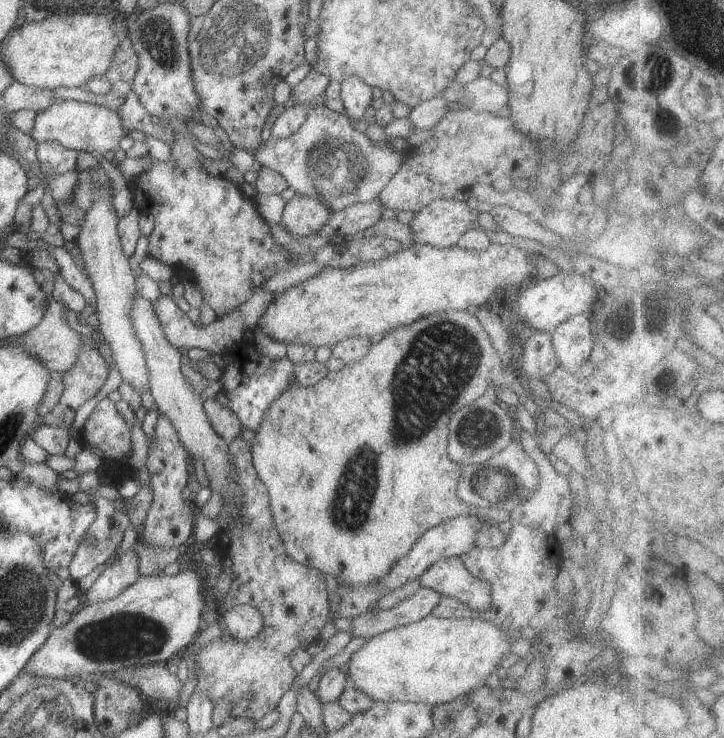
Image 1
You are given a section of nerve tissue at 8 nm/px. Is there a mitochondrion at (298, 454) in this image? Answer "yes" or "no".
no

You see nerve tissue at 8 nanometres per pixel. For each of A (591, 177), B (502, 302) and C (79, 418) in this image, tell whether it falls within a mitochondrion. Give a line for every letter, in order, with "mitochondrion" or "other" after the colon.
A: other
B: other
C: other

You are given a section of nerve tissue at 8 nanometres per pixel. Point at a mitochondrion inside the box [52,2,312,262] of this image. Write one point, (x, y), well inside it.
(234, 42)

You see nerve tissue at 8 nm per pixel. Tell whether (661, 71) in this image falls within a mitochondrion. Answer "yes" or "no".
yes

